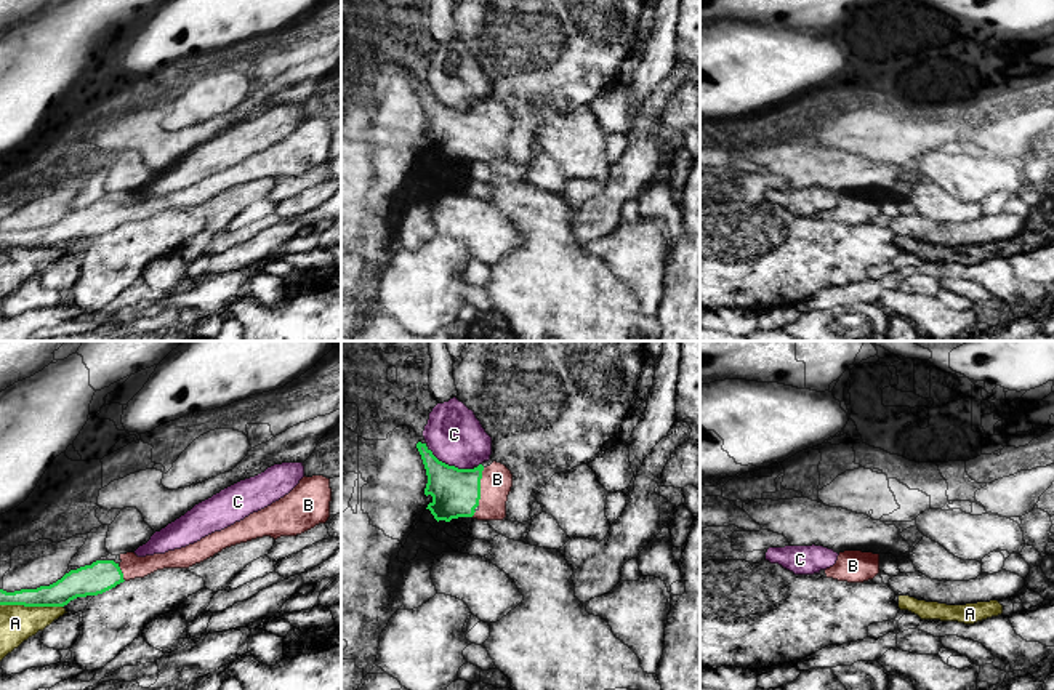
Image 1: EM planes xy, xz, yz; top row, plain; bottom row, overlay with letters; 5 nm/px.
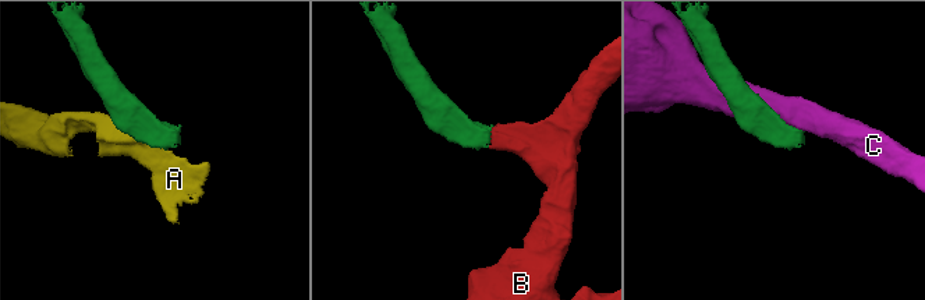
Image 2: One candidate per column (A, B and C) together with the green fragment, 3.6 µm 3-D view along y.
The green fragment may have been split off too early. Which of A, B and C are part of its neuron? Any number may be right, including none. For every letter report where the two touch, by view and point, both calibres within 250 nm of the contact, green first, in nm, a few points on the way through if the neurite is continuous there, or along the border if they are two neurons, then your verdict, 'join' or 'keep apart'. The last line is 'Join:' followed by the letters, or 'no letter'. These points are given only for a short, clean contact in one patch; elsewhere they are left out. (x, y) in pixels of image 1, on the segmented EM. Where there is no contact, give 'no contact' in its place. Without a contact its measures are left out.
A: meets green in xy at (32, 605); 140 nm thick on the green side, 180 nm on the other; border along xy (0, 604), (63, 607); keep apart
B: meets green in xz at (479, 487); 240 nm thick on the green side, 160 nm on the other; runs through xz (455, 492), (479, 487), (489, 487), (497, 479); join
C: meets green in xz at (450, 466); 240 nm thick on the green side, 280 nm on the other; keep apart
Join: B

